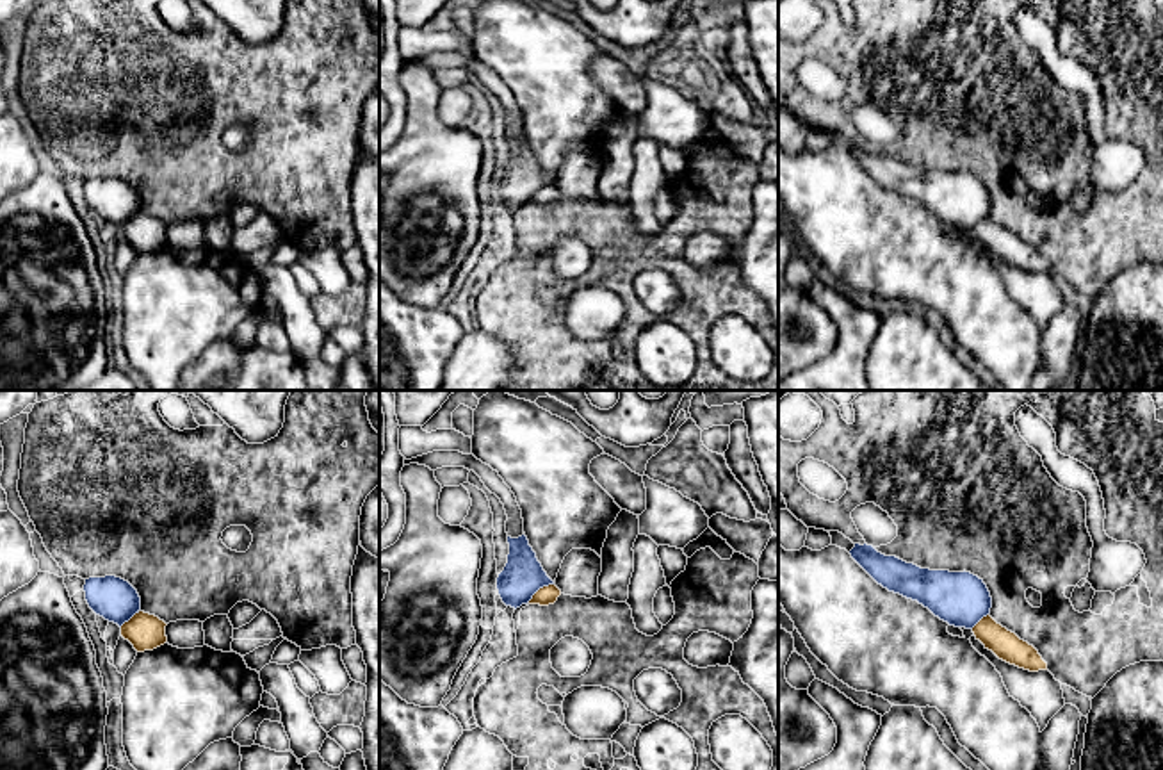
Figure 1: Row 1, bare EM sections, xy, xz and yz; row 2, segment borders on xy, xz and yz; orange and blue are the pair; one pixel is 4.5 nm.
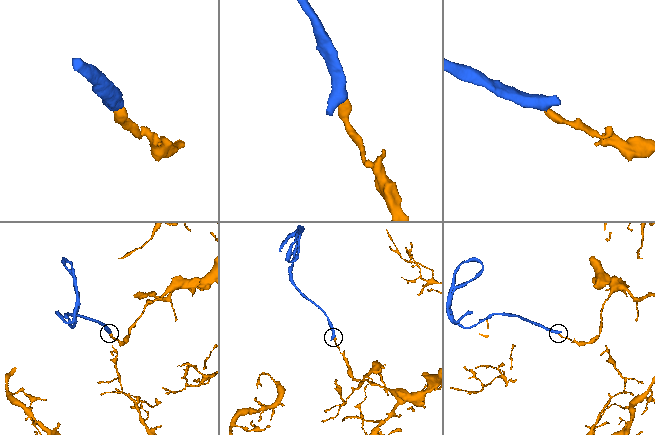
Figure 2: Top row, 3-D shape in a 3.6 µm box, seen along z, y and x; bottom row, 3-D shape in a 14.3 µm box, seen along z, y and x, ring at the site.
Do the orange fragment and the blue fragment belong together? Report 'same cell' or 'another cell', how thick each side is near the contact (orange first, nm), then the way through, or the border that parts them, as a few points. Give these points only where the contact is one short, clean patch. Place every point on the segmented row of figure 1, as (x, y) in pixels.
another cell; 90 nm thick on the orange side, 190 nm on the other; border along xz (553, 583), (540, 589), (528, 601)

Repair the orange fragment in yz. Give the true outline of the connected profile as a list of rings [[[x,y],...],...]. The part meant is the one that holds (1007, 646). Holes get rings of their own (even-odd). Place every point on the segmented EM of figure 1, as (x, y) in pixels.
[[[990,615],[983,617],[972,633],[999,659],[1029,672],[1047,670],[1047,663],[1033,645],[997,624]]]

